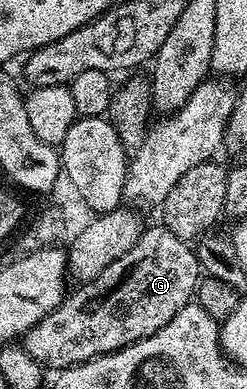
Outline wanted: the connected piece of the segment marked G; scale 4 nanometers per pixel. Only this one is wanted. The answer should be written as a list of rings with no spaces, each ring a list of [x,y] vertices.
[[[156,224],[142,232],[127,255],[119,255],[119,259],[103,267],[95,279],[78,284],[78,289],[61,300],[55,311],[39,319],[39,323],[26,331],[23,344],[31,359],[35,359],[46,370],[70,369],[79,363],[119,351],[139,339],[147,339],[147,335],[155,335],[159,327],[167,327],[167,323],[171,323],[171,319],[175,319],[183,307],[191,304],[197,292],[197,282],[203,276],[194,246],[165,228],[164,224]]]

